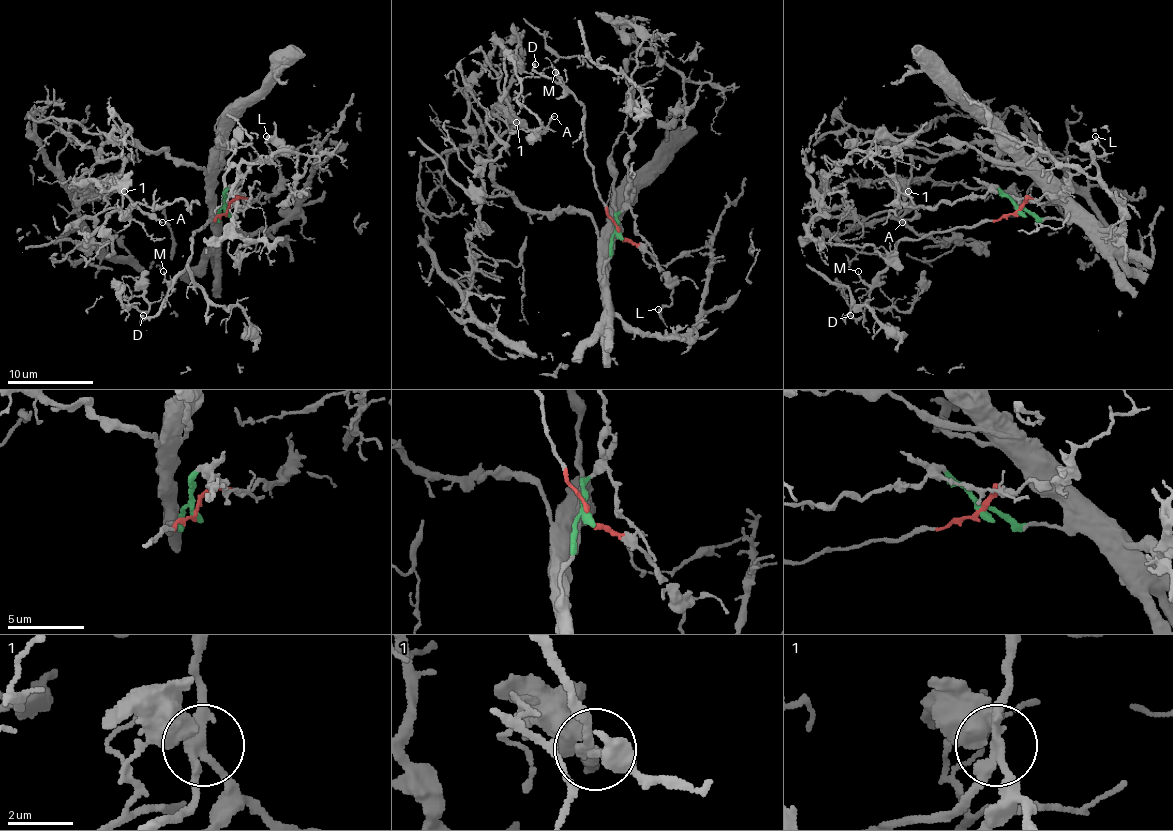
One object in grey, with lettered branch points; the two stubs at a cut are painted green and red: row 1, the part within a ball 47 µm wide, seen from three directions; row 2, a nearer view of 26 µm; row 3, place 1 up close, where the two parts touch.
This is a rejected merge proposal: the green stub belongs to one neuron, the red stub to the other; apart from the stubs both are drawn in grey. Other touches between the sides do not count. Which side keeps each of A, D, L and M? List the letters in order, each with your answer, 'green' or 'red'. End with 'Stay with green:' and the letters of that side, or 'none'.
A: green
D: red
L: red
M: red
Stay with green: A

